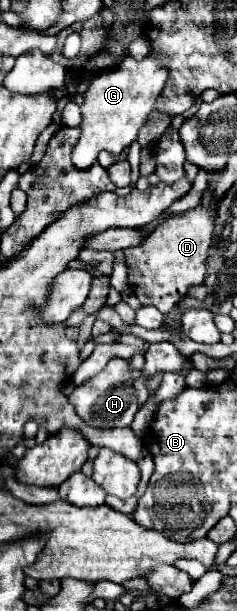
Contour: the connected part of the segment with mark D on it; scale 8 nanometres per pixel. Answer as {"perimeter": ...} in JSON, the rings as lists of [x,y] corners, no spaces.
{"perimeter":[[[198,205],[186,213],[168,217],[150,233],[150,237],[146,237],[142,245],[124,251],[130,289],[142,305],[154,305],[160,313],[166,315],[172,305],[188,293],[188,287],[204,283],[208,249],[212,245],[214,221],[218,215],[216,211],[218,205]]]}

